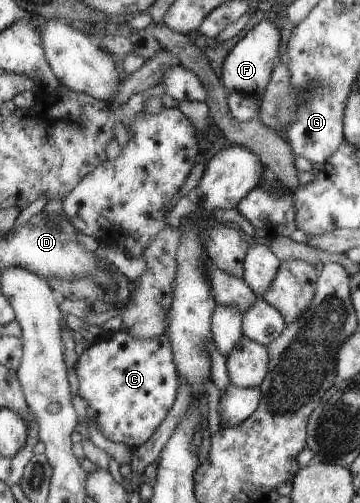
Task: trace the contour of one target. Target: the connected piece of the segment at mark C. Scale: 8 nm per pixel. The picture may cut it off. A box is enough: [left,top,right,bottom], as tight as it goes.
[74,329,179,450]

